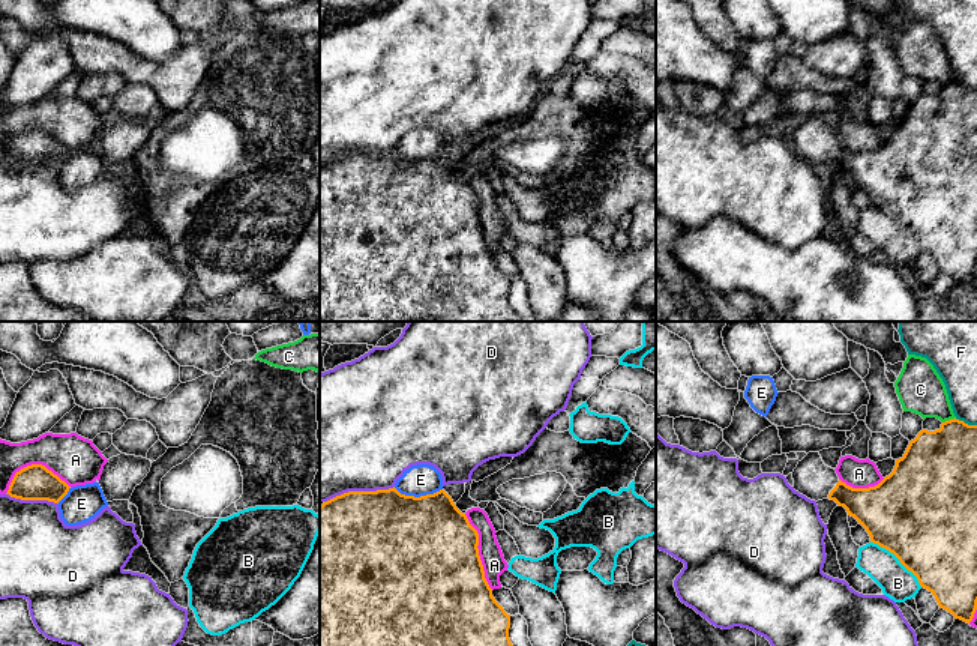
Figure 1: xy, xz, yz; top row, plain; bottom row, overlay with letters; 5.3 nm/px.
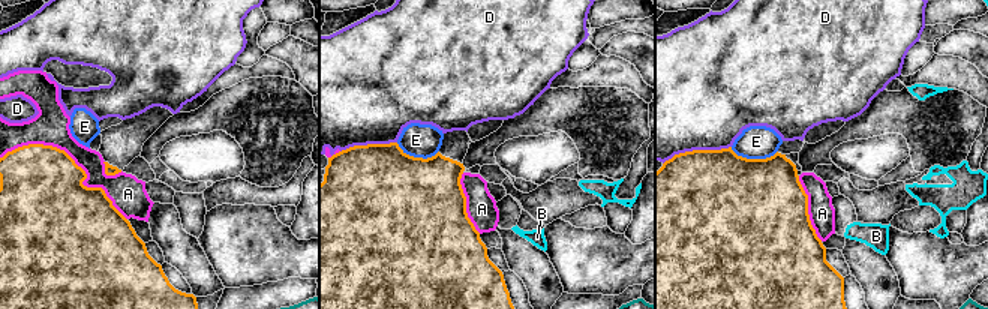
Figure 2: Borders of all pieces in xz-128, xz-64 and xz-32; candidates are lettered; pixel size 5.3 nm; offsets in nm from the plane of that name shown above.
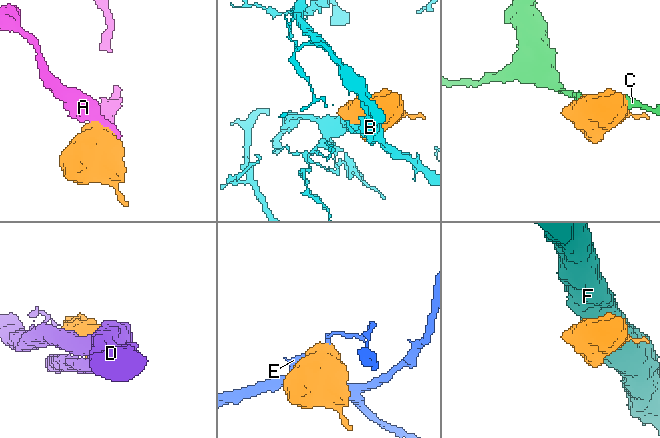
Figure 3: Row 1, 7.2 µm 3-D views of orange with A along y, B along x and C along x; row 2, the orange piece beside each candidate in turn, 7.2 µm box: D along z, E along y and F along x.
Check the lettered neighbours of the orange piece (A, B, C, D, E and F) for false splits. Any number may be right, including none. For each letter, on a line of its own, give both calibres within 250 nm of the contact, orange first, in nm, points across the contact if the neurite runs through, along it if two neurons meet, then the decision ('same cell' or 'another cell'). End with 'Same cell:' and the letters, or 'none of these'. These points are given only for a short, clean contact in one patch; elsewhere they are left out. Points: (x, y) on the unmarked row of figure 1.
A: 500 nm thick on the orange side, 120 nm on the other; another cell
B: 500 nm thick on the orange side, 180 nm on the other; another cell
C: 380 nm thick on the orange side, 260 nm on the other; another cell
D: 500 nm thick on the orange side, 500 nm on the other; another cell
E: 500 nm thick on the orange side, 170 nm on the other; border along xz (393, 150), (401, 156), (414, 159), (432, 158), (441, 153); another cell
F: 360 nm thick on the orange side, 190 nm on the other; another cell
Same cell: none of these

